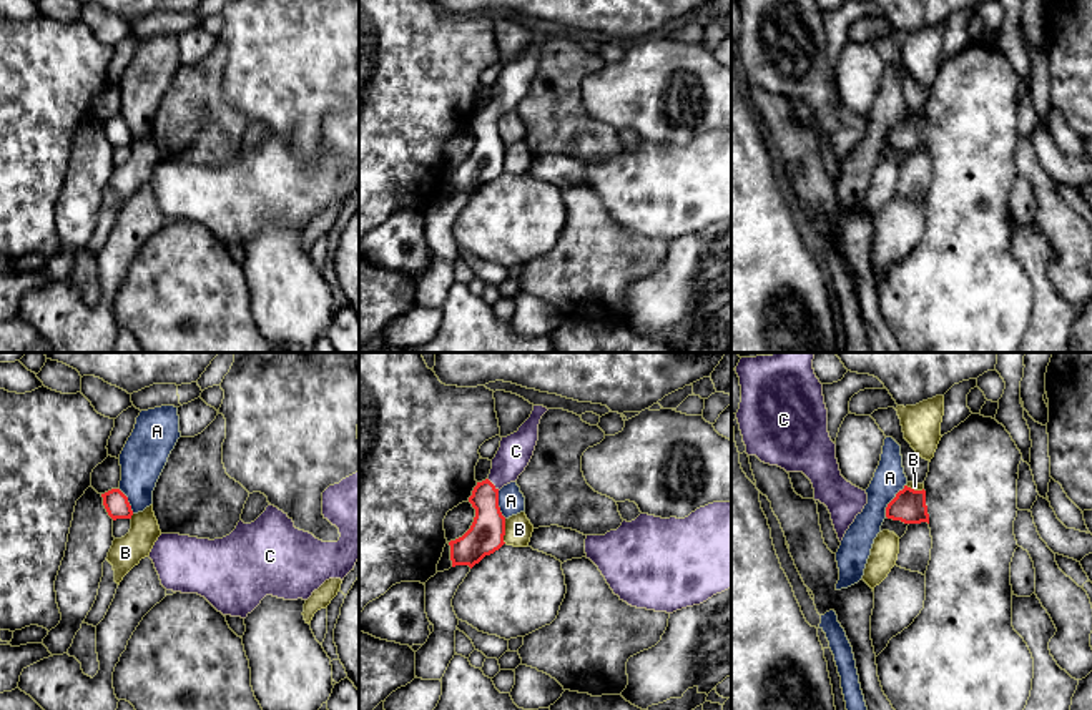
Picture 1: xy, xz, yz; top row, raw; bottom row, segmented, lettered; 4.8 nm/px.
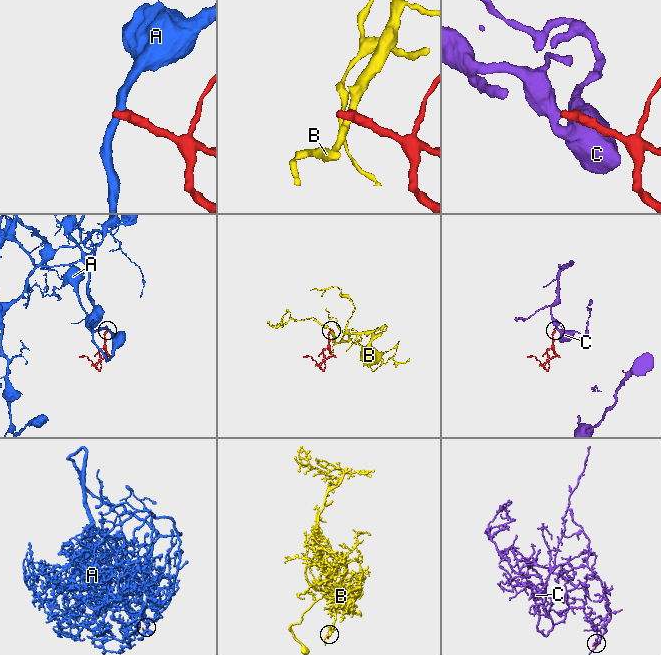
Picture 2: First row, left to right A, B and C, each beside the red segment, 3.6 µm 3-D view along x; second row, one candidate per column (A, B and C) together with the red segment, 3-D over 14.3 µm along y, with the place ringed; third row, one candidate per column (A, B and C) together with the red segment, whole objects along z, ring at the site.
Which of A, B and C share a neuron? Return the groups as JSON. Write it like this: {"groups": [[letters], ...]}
{"groups": [["A"], ["B"], ["C"]]}

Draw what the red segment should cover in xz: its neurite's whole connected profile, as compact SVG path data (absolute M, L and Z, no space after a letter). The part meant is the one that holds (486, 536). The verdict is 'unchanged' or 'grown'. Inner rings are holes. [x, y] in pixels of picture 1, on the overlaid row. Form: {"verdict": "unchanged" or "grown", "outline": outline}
{"verdict": "grown", "outline": "M534 406L530 417L519 431L502 437L489 477L477 482L469 497L475 509L470 529L449 542L452 567L469 565L472 569L505 544L505 517L499 507L499 491L515 482L529 466L539 441L539 424L547 411L544 406Z"}

